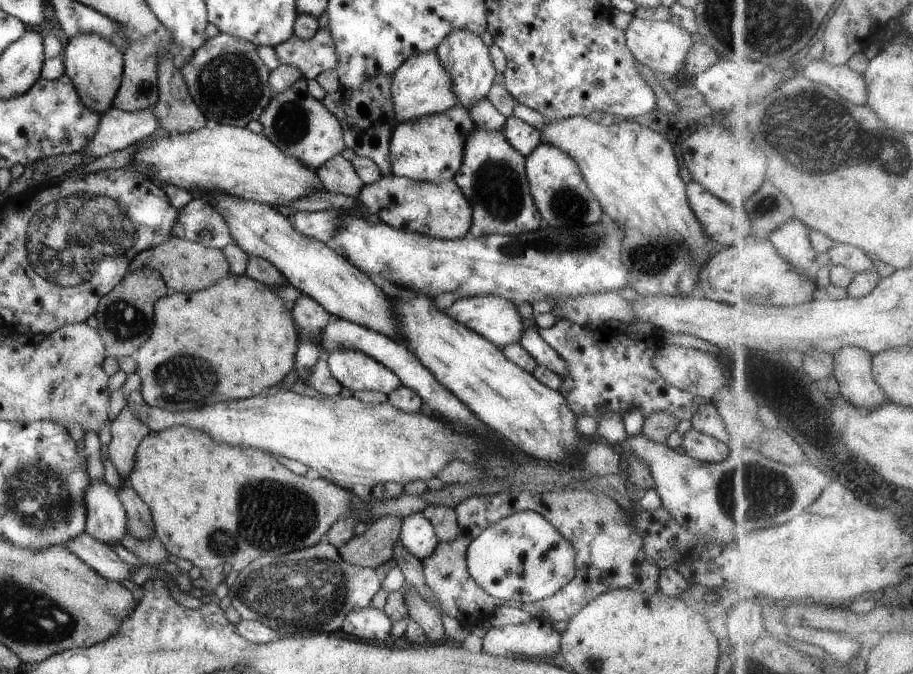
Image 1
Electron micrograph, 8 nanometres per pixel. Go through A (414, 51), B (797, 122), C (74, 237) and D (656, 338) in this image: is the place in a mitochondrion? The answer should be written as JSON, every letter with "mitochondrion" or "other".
{"A":"other","B":"mitochondrion","C":"mitochondrion","D":"other"}

